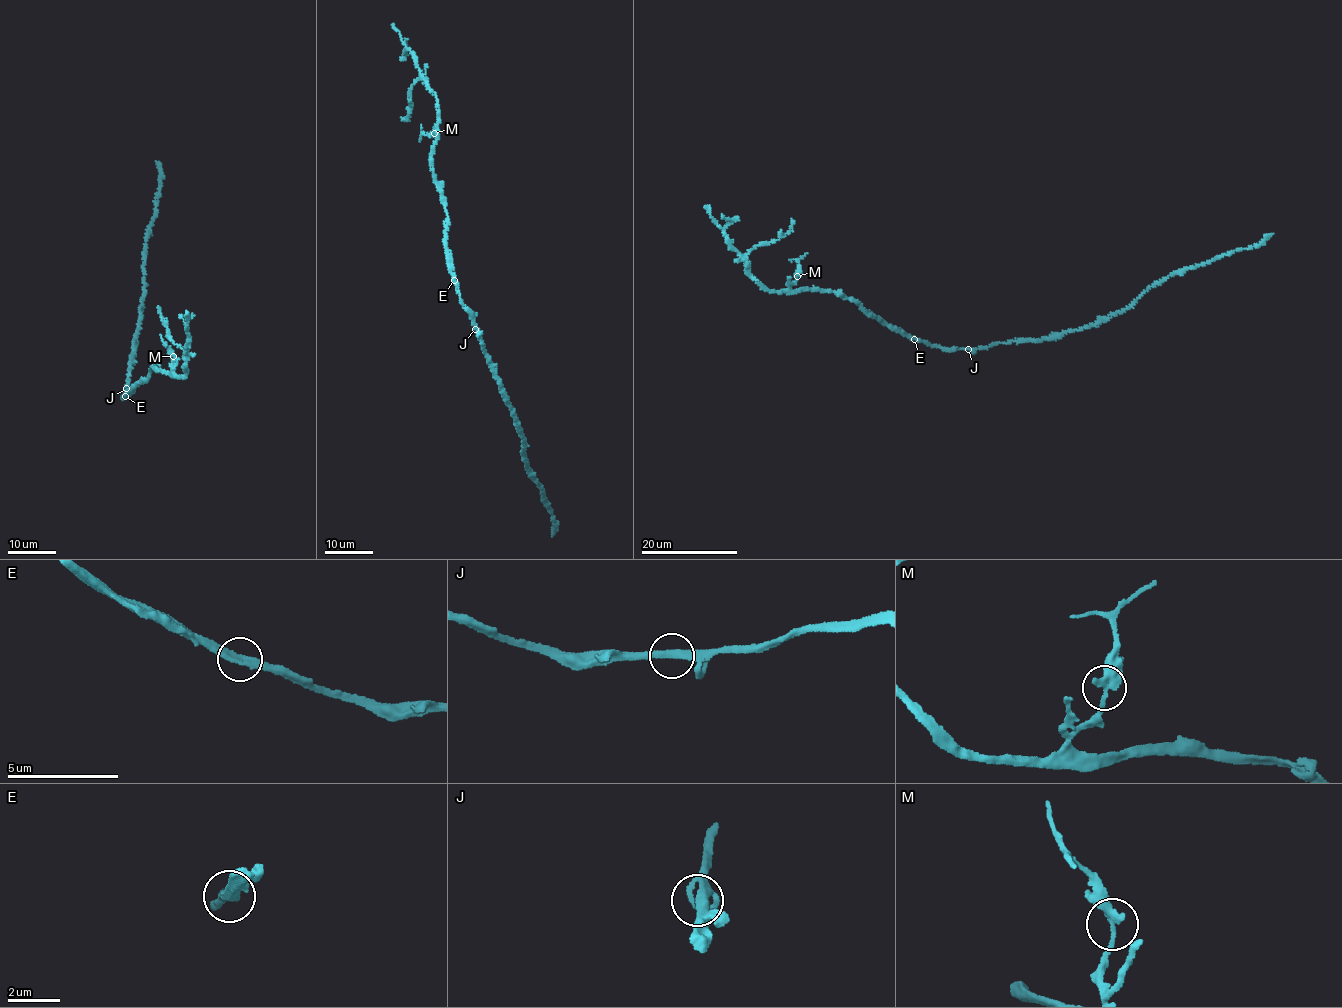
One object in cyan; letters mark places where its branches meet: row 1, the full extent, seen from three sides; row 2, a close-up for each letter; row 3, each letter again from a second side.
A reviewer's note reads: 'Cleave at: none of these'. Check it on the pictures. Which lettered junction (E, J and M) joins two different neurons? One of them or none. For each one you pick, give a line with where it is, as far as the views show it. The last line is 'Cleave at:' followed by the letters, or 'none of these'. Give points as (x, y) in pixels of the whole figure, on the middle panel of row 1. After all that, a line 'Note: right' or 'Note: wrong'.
Cleave at: none of these
Note: right

